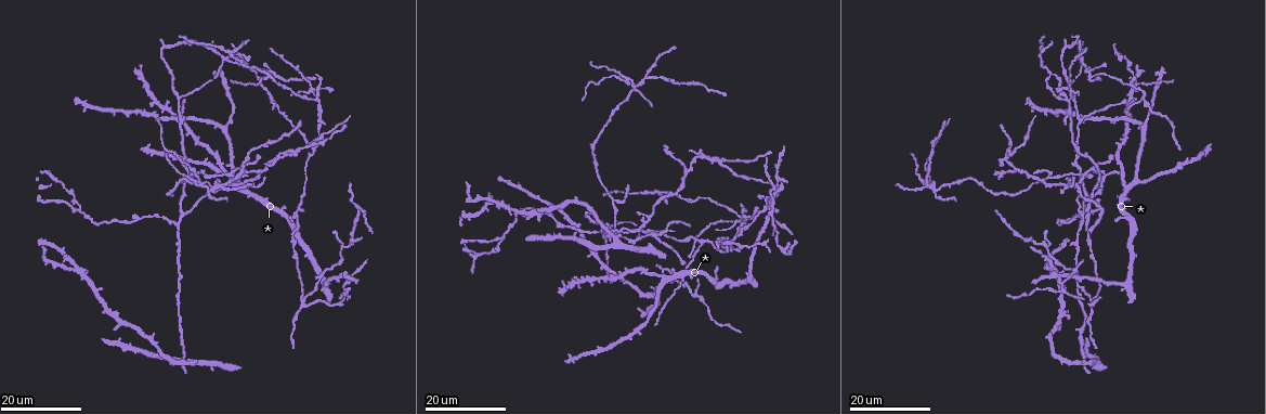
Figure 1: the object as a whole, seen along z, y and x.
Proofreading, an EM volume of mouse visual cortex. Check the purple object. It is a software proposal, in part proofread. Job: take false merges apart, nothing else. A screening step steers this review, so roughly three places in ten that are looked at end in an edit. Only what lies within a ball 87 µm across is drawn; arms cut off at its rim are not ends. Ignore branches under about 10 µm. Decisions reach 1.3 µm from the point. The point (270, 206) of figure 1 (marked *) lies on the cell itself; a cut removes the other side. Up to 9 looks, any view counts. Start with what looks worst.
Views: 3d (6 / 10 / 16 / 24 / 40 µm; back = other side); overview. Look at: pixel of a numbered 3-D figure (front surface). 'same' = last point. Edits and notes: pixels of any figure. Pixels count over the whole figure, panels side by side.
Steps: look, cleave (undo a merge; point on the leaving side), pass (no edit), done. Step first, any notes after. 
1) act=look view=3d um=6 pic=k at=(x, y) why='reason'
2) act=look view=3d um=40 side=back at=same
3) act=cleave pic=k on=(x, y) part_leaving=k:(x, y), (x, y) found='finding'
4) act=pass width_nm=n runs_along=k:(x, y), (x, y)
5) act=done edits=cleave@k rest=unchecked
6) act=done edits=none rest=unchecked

act=look view=3d um=16 pic=1 at=(1069, 100) why='looks like a crossing'

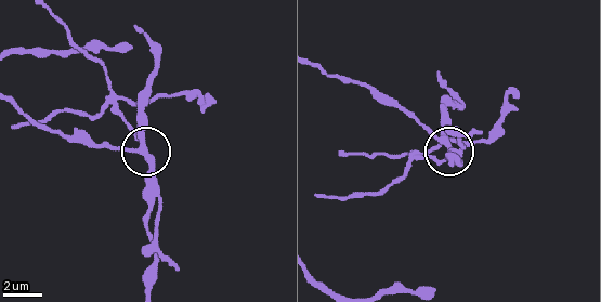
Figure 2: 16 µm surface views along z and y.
act=look view=3d um=6 pic=2 at=(145, 154)

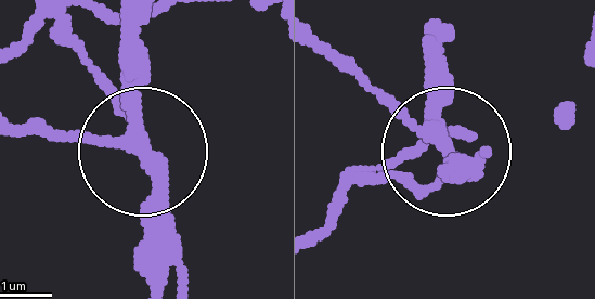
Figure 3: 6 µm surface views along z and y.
act=cleave pic=3 on=(180, 275) arms=4 found='a second cell is stuck on'

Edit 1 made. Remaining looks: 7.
act=look view=3d um=24 pic=1 at=(1080, 174) why='four-way junction'

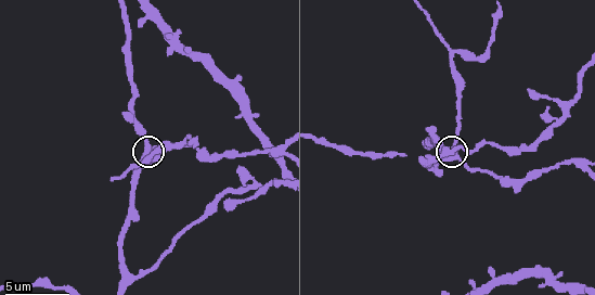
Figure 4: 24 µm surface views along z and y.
act=look view=3d um=10 pic=4 at=(150, 152)

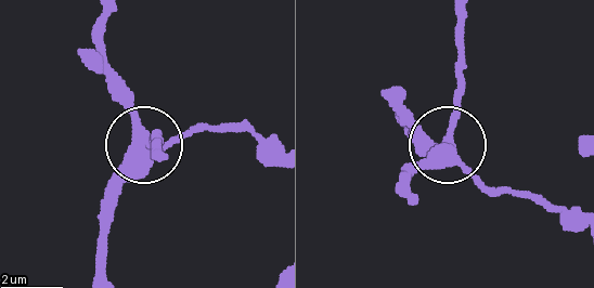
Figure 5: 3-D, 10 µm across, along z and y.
act=pass arms=4 found='continuous, no second cell'

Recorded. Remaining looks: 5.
act=look view=3d um=24 pic=1 at=(504, 237) why='arms part here'

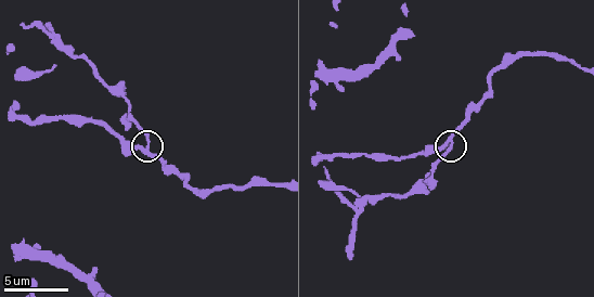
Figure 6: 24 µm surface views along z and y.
act=look view=3d um=6 pic=6 at=(144, 147)

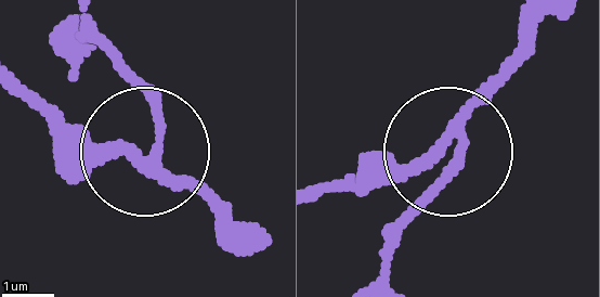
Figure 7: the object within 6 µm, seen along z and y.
act=pass arms=3 runs_along=7:(544, 22), (453, 139), (328, 190) found='all the same cell'

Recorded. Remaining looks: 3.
act=look view=3d um=24 pic=1 at=(1080, 118) why='three-way junction'

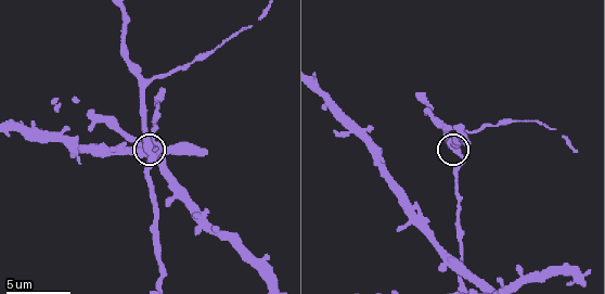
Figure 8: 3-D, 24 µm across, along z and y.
act=look view=3d um=6 pic=8 at=(156, 154)

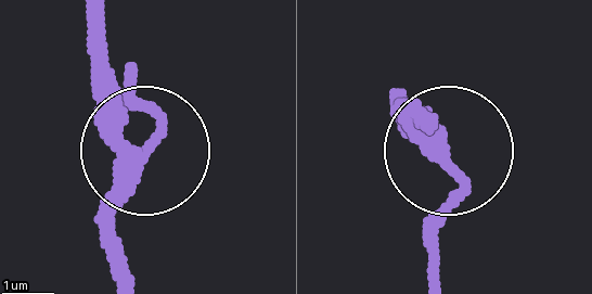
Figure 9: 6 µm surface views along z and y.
act=pass width_nm=270 runs_along=9:(393, 97), (452, 157), (440, 282) found='all the same cell'

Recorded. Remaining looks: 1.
act=done edits=cleave@3 rest=unchecked

